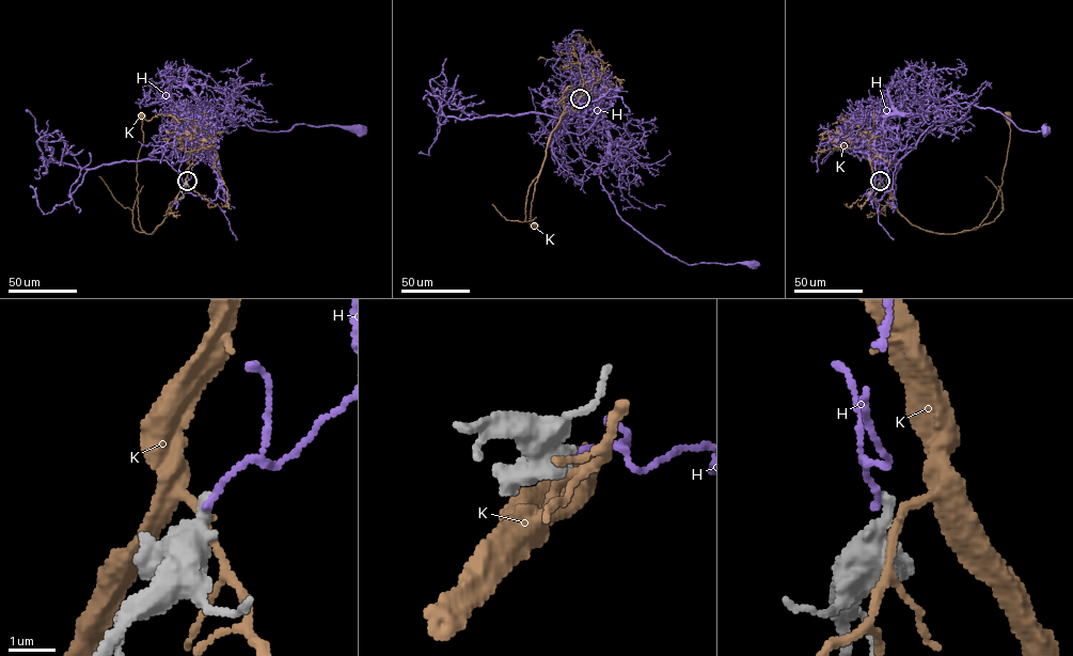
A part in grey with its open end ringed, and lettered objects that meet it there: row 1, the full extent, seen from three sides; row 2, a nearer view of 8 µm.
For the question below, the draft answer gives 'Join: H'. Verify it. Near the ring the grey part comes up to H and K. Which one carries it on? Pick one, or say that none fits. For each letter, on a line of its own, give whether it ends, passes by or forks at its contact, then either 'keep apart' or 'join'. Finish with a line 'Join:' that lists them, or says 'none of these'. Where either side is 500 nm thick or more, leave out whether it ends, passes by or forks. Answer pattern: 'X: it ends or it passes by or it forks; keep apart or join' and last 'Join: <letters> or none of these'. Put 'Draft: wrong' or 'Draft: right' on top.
Draft: wrong
H: it ends; keep apart
K: keep apart
Join: none of these

